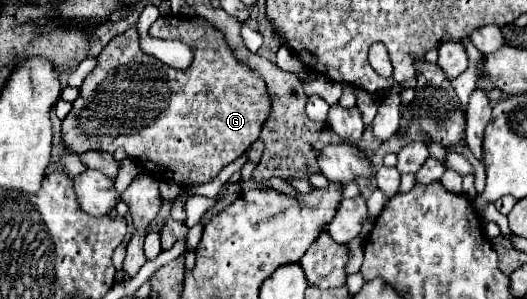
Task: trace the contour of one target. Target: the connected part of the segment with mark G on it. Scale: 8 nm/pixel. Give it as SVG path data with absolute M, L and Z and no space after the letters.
M159 17L151 25L149 35L157 39L179 39L187 43L193 51L193 63L187 69L173 69L149 57L139 47L137 27L129 27L125 33L113 37L105 45L105 49L97 57L97 67L83 81L81 93L75 99L73 109L63 119L63 141L73 153L113 153L117 149L123 149L131 159L141 163L141 167L155 181L173 181L177 185L187 187L205 185L213 181L223 167L237 161L251 147L253 141L257 141L259 131L271 111L271 101L265 83L259 75L249 71L233 57L221 31L217 31L203 17Z

